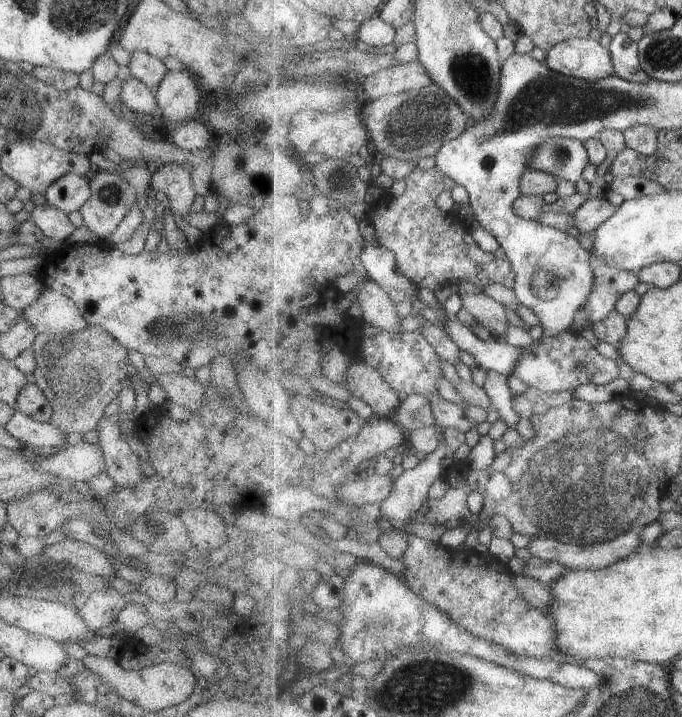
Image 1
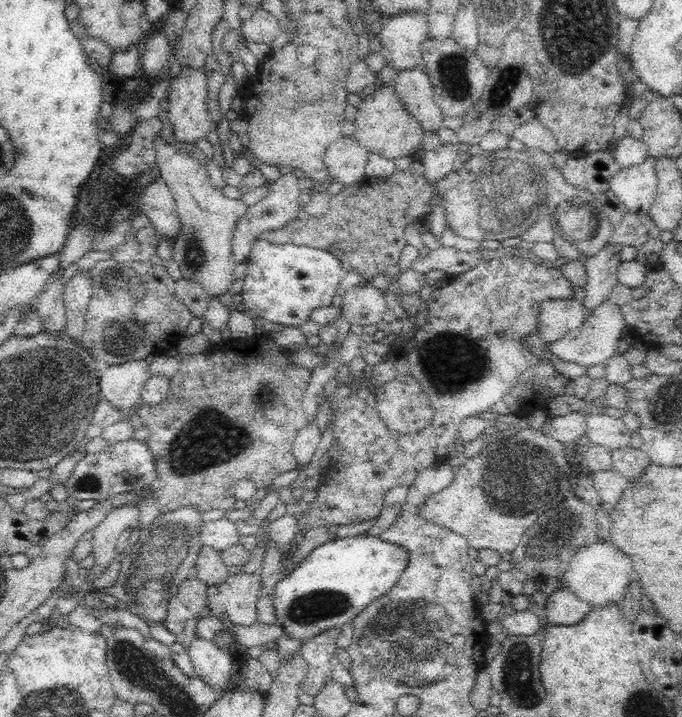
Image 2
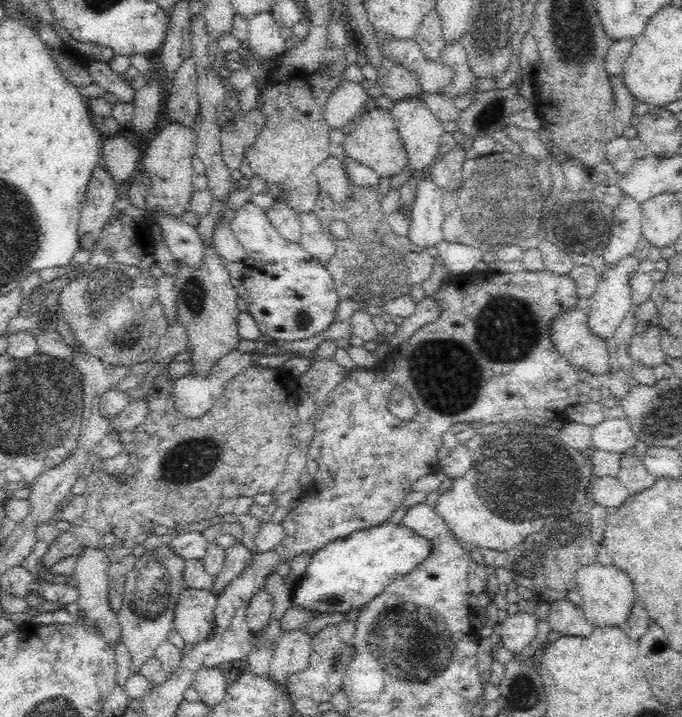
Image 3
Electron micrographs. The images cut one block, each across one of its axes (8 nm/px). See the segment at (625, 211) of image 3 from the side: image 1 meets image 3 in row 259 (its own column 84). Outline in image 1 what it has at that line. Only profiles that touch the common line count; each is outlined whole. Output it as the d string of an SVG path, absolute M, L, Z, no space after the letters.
M108 584L105 592L89 594L83 606L76 612L81 620L84 621L85 627L91 633L94 633L100 628L106 627L110 622L115 621L124 606L125 602L122 595L118 594Z

